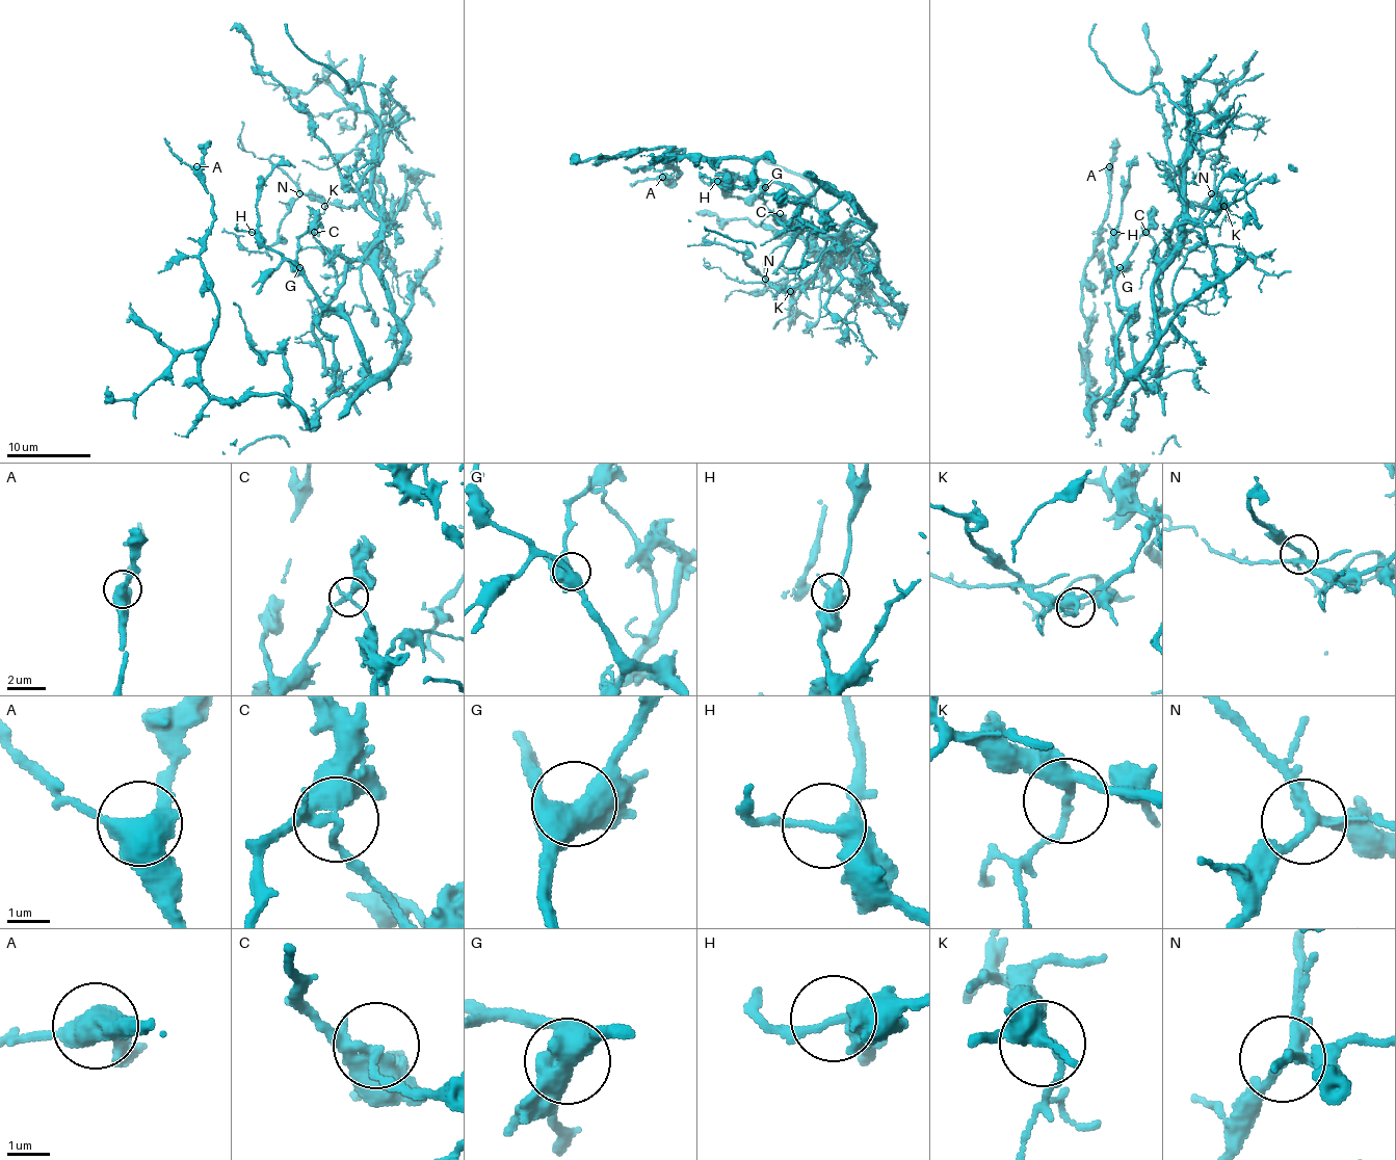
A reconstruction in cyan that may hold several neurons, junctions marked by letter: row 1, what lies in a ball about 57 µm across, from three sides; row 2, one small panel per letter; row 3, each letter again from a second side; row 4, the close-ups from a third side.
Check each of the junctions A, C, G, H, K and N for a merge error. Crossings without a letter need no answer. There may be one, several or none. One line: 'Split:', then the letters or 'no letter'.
Split: C

